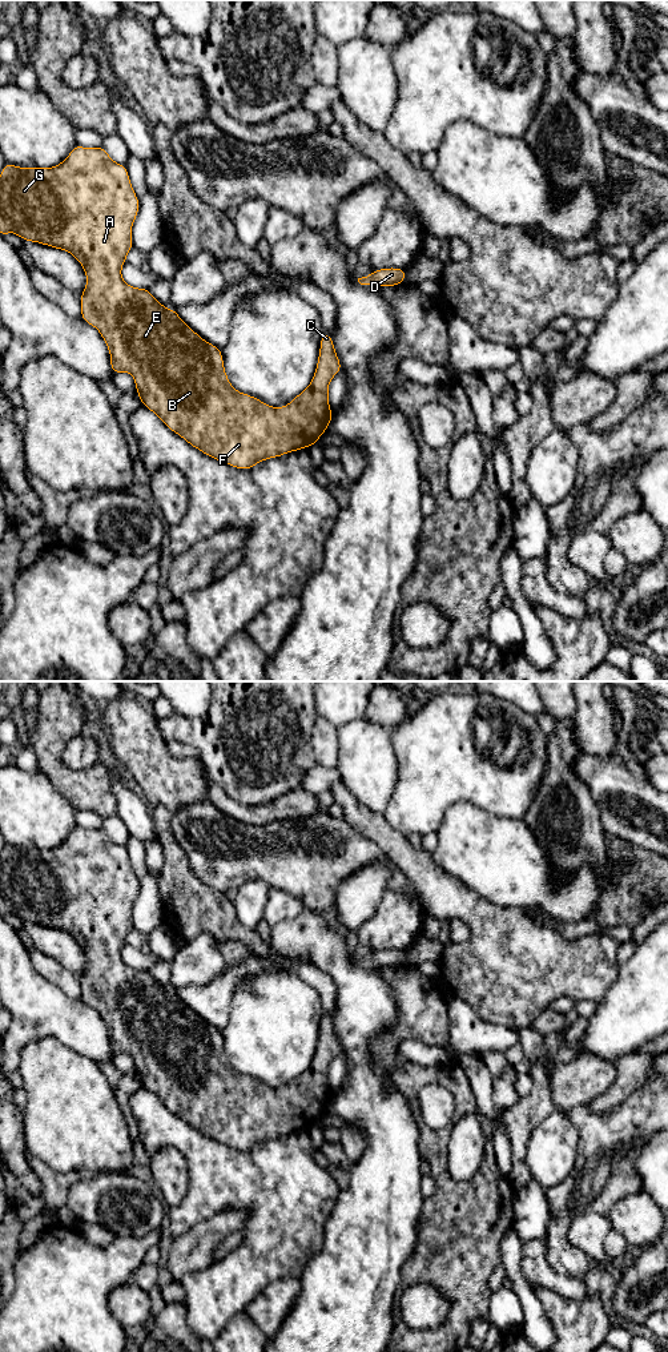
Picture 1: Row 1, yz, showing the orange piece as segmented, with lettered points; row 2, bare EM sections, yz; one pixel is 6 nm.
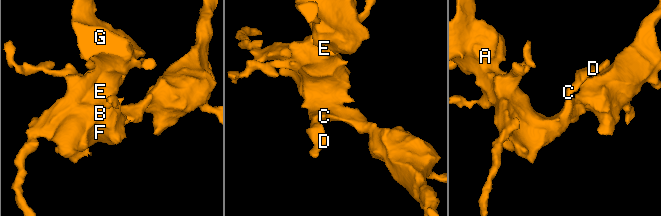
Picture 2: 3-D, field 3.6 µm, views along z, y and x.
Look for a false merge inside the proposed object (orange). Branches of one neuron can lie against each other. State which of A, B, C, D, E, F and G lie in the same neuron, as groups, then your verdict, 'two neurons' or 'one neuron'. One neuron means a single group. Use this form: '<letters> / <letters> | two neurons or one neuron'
A B C D E F G | one neuron

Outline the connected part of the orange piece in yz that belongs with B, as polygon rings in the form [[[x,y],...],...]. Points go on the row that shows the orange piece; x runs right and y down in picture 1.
[[[75,145],[59,165],[37,169],[5,162],[0,174],[0,236],[11,232],[24,241],[73,254],[85,270],[81,315],[96,327],[110,354],[112,373],[130,373],[136,391],[173,432],[205,455],[240,470],[317,443],[333,419],[329,383],[342,365],[329,333],[321,337],[311,383],[286,407],[271,407],[237,391],[225,373],[222,351],[202,339],[148,289],[136,289],[121,277],[128,252],[134,248],[132,226],[140,210],[126,166],[114,162],[104,146]]]

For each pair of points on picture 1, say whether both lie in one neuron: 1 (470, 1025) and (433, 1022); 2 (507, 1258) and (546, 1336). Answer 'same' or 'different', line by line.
1: different
2: same

